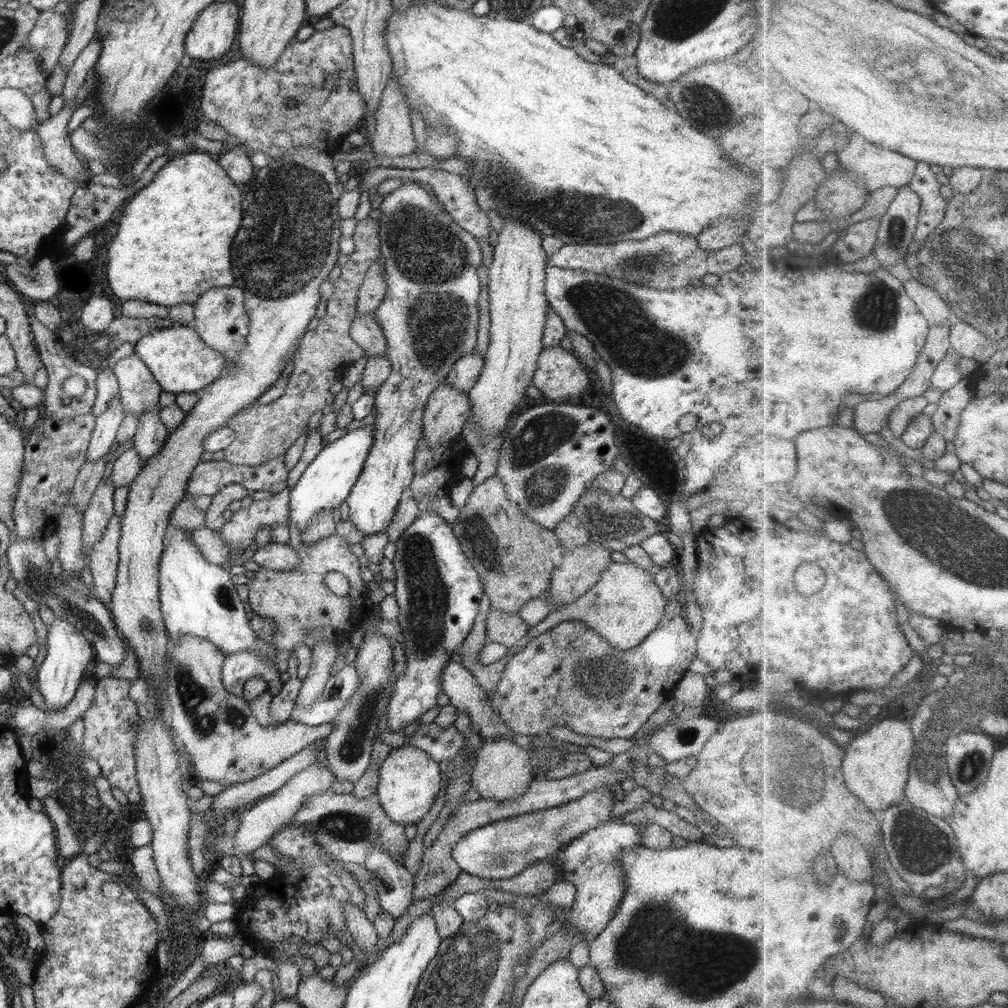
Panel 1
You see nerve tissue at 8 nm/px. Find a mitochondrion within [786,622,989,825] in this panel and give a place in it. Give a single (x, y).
(971, 767)

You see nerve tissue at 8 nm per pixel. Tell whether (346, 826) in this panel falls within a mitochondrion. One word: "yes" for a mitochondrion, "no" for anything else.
yes

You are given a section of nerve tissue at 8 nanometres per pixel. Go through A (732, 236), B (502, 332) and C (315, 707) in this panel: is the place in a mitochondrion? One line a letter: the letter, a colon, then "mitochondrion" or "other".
A: other
B: other
C: other

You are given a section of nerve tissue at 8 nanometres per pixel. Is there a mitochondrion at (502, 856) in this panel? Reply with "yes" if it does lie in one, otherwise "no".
yes

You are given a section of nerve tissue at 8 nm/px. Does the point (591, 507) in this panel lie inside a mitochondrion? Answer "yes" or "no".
yes

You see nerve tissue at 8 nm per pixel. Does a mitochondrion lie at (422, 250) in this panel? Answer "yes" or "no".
yes

